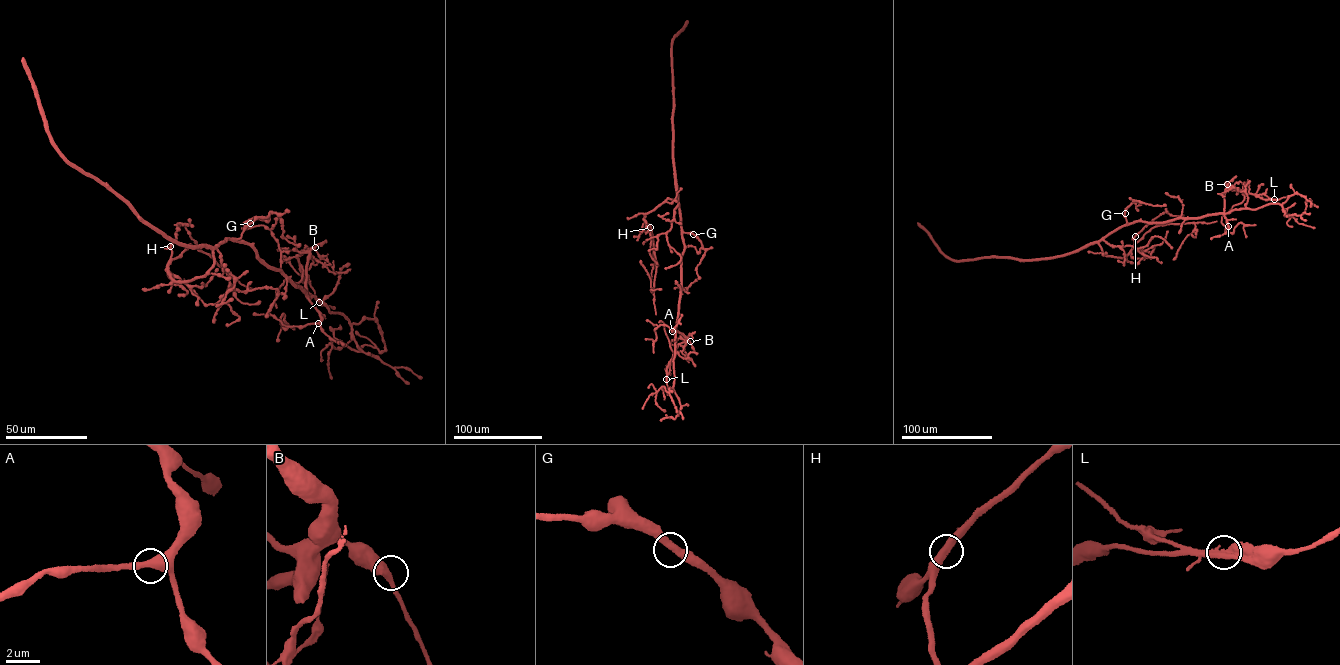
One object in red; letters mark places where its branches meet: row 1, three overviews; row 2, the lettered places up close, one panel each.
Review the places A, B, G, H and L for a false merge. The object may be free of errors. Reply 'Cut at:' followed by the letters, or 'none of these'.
Cut at: L

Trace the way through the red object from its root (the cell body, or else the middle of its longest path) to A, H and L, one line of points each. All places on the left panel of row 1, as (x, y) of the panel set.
A: (224, 239), (249, 245), (259, 258), (304, 290), (319, 312), (321, 319), (318, 323)
H: (224, 239), (212, 249), (213, 265), (207, 273), (187, 281), (175, 281), (170, 274), (170, 246)
L: (224, 239), (249, 245), (259, 258), (306, 294), (308, 252), (300, 251), (297, 256), (308, 292), (319, 302)

